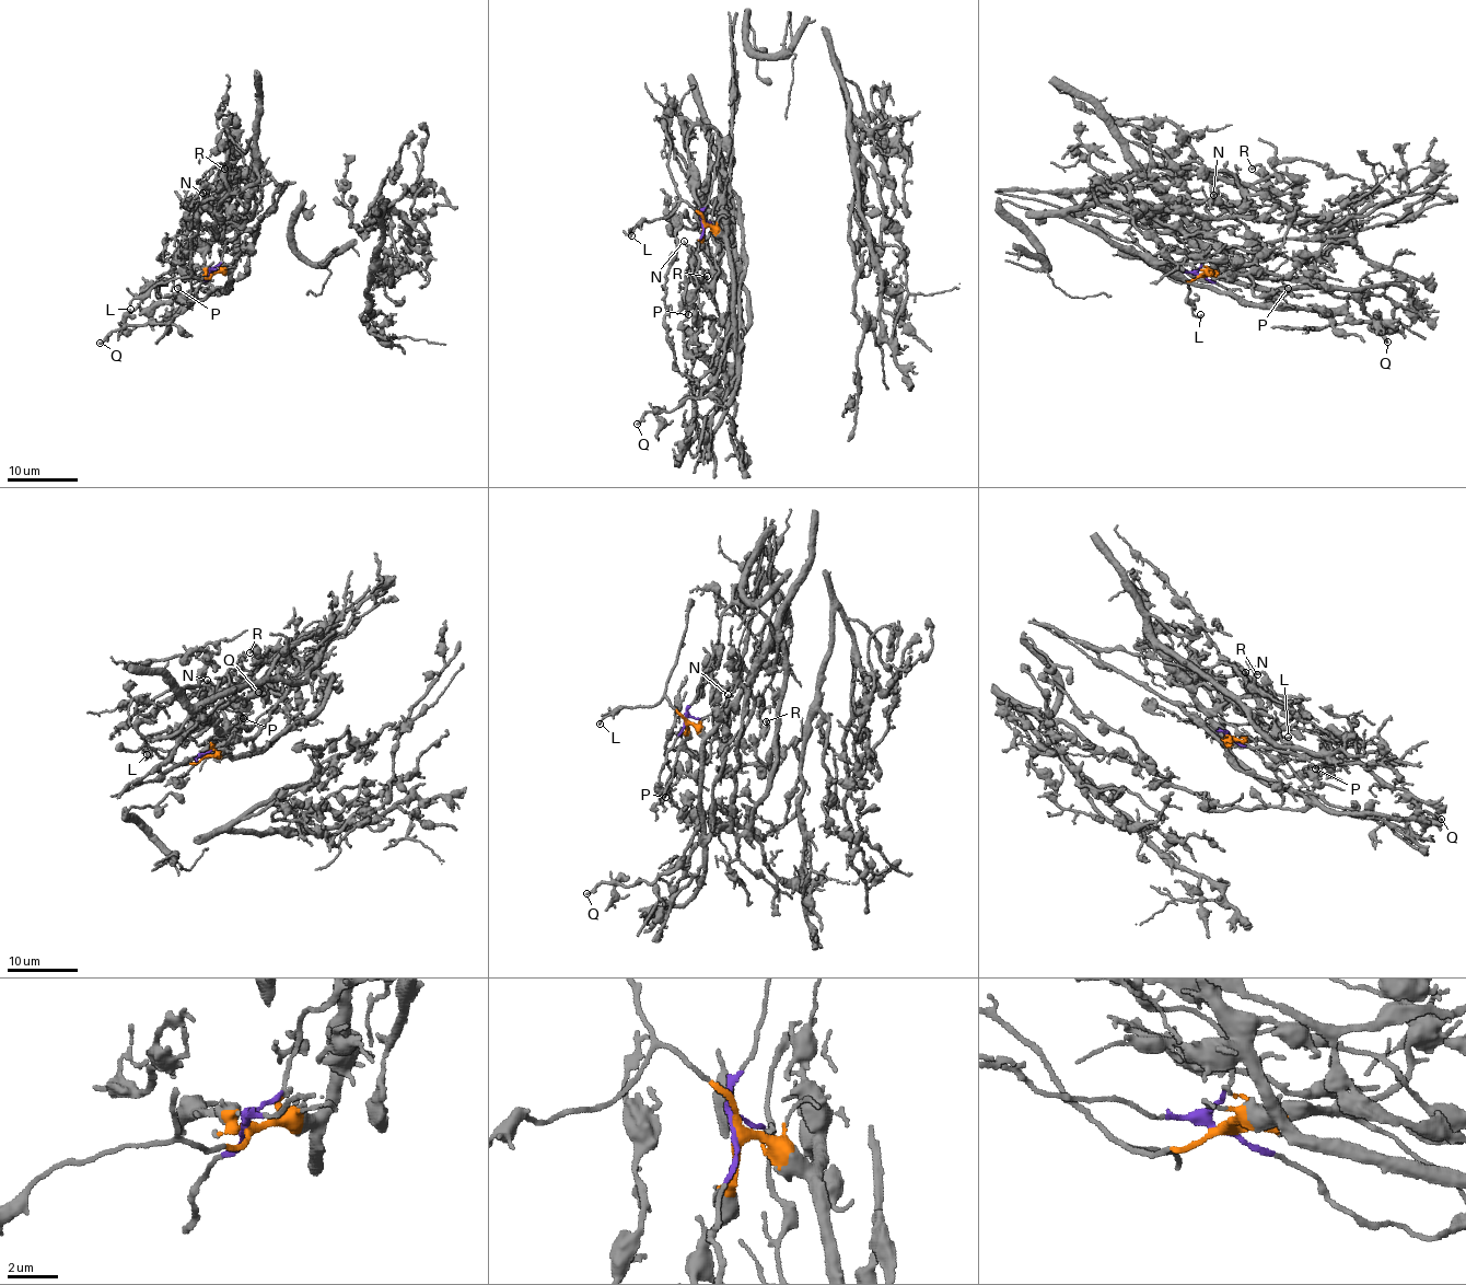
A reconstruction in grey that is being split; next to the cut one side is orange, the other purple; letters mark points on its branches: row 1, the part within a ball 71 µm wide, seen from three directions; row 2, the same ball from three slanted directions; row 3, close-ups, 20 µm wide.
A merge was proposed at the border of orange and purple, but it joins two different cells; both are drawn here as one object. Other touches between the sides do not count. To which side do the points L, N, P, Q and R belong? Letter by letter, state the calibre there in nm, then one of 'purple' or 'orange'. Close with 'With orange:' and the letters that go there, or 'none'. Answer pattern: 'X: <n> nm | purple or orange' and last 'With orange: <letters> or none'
L: 120 nm | orange
N: 130 nm | orange
P: 280 nm | purple
Q: 190 nm | orange
R: 160 nm | orange
With orange: L, N, Q, R

